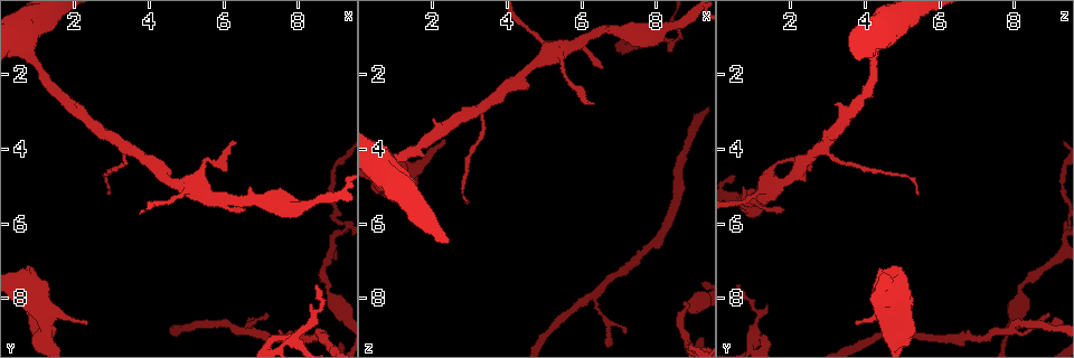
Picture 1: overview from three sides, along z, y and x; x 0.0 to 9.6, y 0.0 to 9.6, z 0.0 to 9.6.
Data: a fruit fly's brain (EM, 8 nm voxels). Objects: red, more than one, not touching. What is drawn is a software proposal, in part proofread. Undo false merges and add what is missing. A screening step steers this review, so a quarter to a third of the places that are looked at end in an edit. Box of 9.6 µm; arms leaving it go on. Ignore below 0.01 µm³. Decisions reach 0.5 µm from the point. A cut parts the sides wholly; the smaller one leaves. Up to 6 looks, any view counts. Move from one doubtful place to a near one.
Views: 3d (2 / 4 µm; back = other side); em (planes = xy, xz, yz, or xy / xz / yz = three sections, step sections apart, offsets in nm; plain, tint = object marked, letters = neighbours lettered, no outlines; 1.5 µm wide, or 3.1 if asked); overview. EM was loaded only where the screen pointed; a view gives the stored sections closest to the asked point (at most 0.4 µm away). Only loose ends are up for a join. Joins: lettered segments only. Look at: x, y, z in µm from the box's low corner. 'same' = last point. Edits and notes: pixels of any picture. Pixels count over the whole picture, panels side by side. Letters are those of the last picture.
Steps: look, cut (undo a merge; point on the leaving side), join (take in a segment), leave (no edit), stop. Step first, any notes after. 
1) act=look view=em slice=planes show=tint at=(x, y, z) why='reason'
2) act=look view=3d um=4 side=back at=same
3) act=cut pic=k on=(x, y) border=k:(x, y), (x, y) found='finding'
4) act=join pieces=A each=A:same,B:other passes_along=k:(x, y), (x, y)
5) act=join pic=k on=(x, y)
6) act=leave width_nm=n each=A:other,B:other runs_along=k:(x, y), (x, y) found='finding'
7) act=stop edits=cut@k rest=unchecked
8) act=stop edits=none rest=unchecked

act=look view=3d um=4 at=(5.95, 5.40, 1.15) why='branch point'

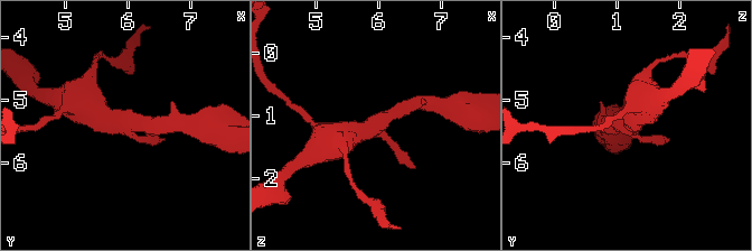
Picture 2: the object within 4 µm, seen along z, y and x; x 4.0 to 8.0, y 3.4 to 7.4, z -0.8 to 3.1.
act=look view=em slice=planes show=letters at=(6.00, 5.35, 1.15) why='shape alone is not enough'

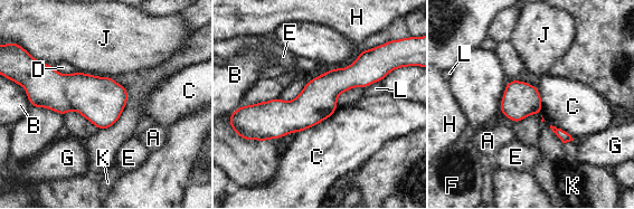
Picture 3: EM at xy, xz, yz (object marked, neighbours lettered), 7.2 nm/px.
act=leave each=A:other,B:other,C:other,D:other,E:other,F:other,G:other,H:other,J:other,K:other,L:other runs_along=3:(380, 75), (254, 111) found='continuous, no second neuron'

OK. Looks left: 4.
act=look view=3d um=2 at=(2.30, 8.60, 3.75) why='free end'

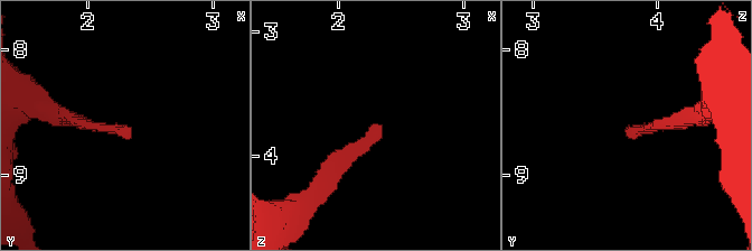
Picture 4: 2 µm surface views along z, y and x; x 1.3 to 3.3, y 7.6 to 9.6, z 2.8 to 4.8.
act=look view=em slice=planes show=letters at=(2.34, 8.62, 3.76) why='shape alone is not enough'

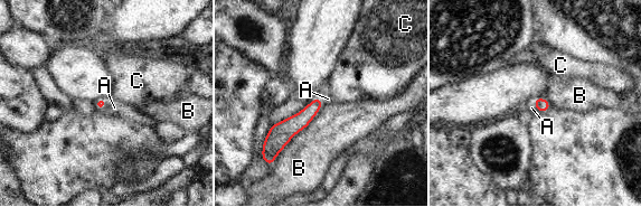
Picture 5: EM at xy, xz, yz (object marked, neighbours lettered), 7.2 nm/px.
act=join pic=5 on=(531, 107) each=A:same,B:other,C:other passes_along=5:(541, 104), (536, 106), (531, 107) found='it goes on there'

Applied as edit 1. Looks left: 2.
act=stop edits=join@5 rest=unchecked

